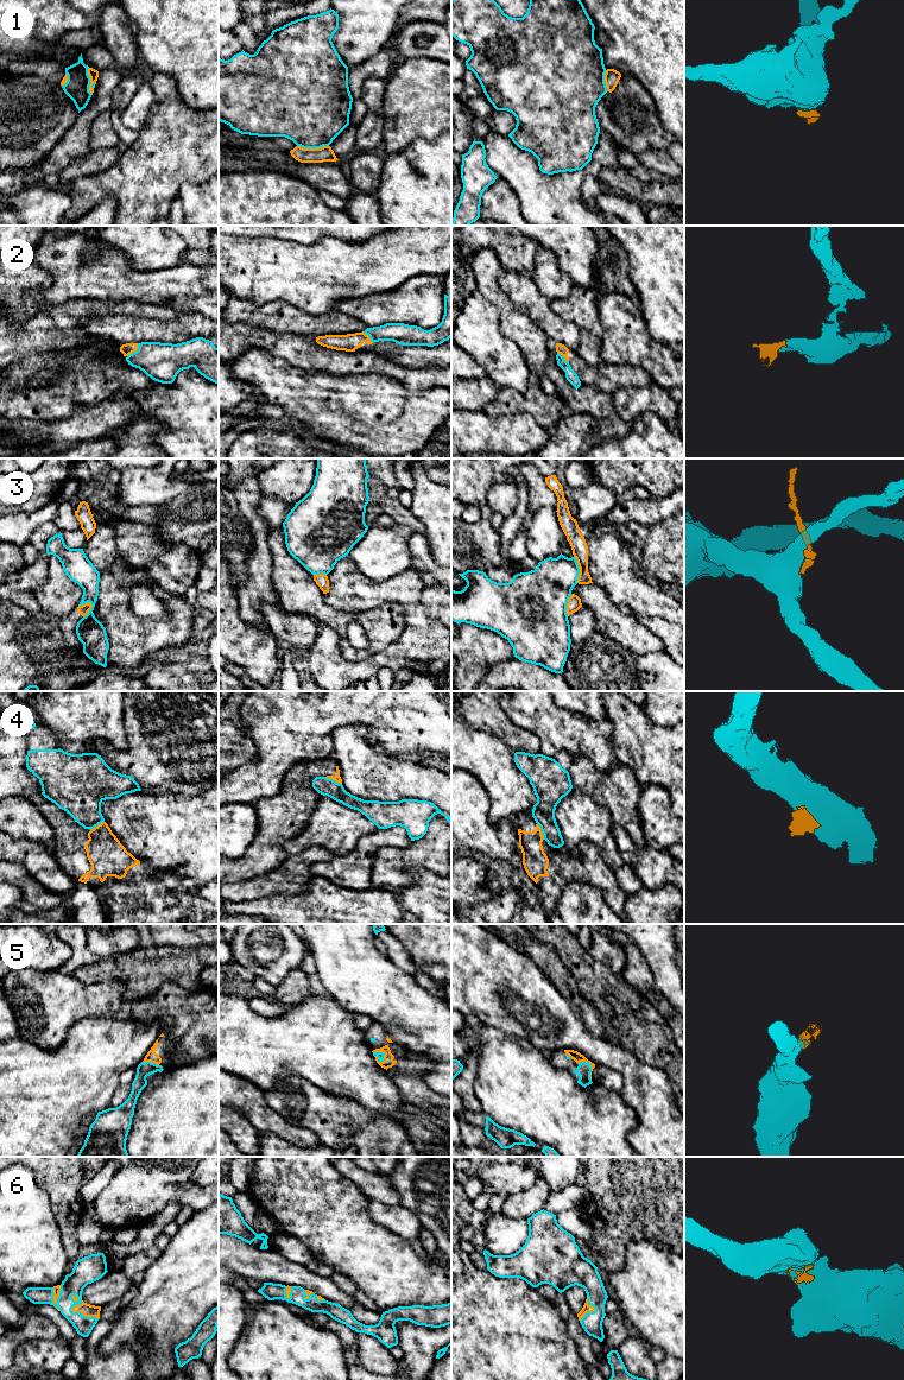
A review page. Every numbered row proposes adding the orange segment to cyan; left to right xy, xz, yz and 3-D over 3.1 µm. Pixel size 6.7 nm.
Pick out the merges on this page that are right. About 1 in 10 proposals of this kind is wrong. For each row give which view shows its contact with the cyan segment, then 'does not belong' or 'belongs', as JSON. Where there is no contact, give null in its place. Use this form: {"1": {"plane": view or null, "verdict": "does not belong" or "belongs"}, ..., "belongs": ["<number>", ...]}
{"1": {"plane": "xy", "verdict": "does not belong"}, "2": {"plane": "xy", "verdict": "belongs"}, "3": {"plane": "xy", "verdict": "does not belong"}, "4": {"plane": "xz", "verdict": "does not belong"}, "5": {"plane": "yz", "verdict": "belongs"}, "6": {"plane": "xy", "verdict": "belongs"}, "belongs": ["2", "5", "6"]}

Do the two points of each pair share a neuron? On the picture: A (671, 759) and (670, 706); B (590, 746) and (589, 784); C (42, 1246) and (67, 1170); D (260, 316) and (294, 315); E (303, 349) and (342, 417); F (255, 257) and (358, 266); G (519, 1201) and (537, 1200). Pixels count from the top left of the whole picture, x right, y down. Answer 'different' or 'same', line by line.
A: different
B: different
C: different
D: same
E: different
F: same
G: same

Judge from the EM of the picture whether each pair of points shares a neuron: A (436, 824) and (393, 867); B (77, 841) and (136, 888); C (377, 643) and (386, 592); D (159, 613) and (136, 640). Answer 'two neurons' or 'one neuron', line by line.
A: one neuron
B: one neuron
C: two neurons
D: two neurons

